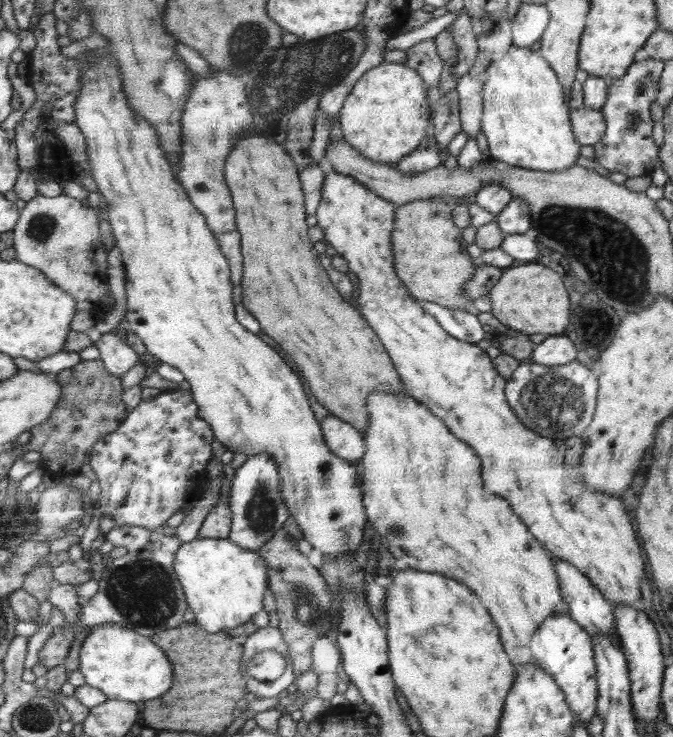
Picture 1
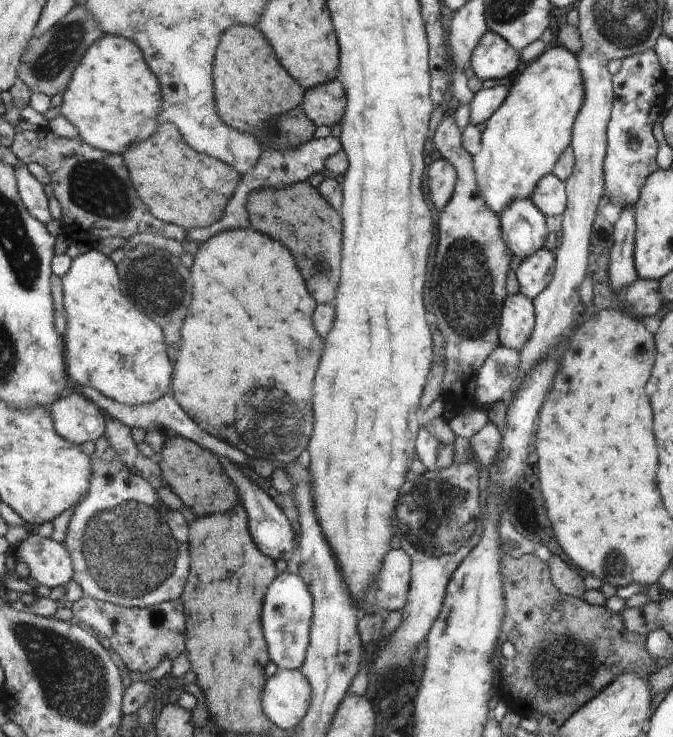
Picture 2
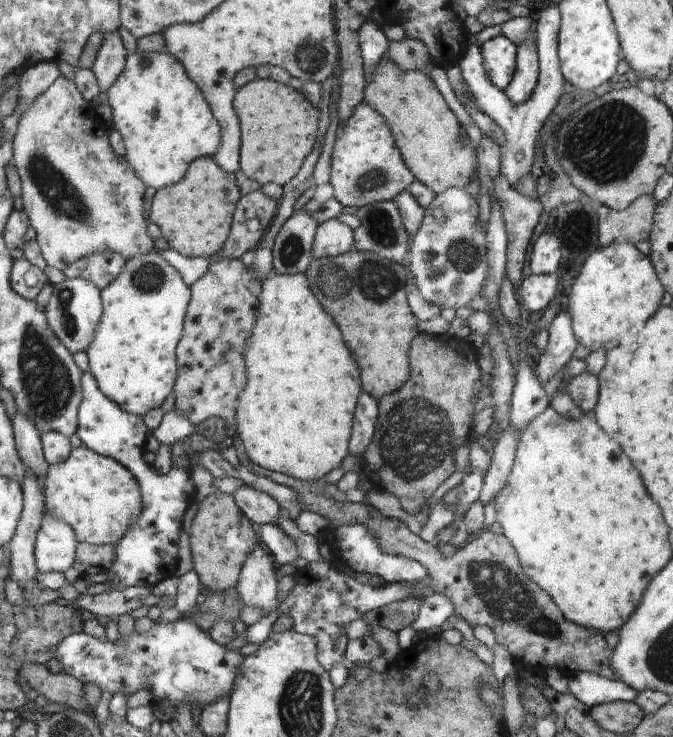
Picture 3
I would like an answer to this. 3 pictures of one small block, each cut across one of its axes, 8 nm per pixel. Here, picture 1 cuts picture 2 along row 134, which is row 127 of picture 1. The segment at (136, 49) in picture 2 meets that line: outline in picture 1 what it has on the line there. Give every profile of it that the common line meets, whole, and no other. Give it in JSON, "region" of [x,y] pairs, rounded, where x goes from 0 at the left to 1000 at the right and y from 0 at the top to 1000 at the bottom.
{"region":[[[135,68],[126,71],[126,73],[128,90],[123,121],[111,144],[114,168],[128,187],[132,217],[138,229],[137,237],[149,254],[150,263],[159,270],[160,301],[166,308],[172,335],[178,338],[184,355],[189,402],[186,441],[208,459],[223,482],[270,505],[275,516],[284,524],[285,535],[291,535],[291,545],[297,545],[297,556],[303,556],[303,567],[309,567],[309,573],[315,573],[315,578],[321,578],[321,594],[325,596],[328,602],[327,612],[361,613],[368,620],[397,613],[409,624],[415,640],[421,682],[426,687],[426,692],[431,692],[434,703],[440,706],[446,719],[449,719],[450,731],[456,733],[465,745],[475,746],[483,757],[501,757],[510,750],[522,752],[539,737],[539,725],[547,722],[541,719],[544,697],[541,697],[541,689],[538,689],[538,676],[535,676],[538,665],[532,659],[532,646],[529,646],[526,630],[505,624],[490,607],[481,602],[483,594],[478,594],[475,575],[467,567],[467,560],[461,554],[452,529],[449,529],[449,521],[446,521],[440,505],[413,483],[410,475],[404,475],[392,461],[386,461],[380,453],[366,448],[355,437],[348,434],[351,429],[348,429],[348,412],[345,412],[340,358],[325,339],[324,328],[315,319],[315,312],[309,311],[306,296],[291,286],[291,282],[282,274],[278,256],[260,242],[256,221],[247,213],[247,208],[238,197],[235,178],[190,140],[190,129],[184,123],[184,111],[175,83],[163,69],[155,76],[149,76],[144,68]]]}

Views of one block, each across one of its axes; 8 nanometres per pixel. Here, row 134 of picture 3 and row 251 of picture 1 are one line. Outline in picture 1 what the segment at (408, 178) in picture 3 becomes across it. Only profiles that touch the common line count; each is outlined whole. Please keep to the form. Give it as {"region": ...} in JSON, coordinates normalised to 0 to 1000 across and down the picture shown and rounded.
{"region":[[[499,232],[483,237],[478,254],[478,271],[470,286],[470,297],[473,297],[471,307],[481,315],[481,330],[492,334],[502,345],[502,353],[508,357],[513,366],[522,372],[529,372],[529,377],[535,379],[533,403],[529,412],[535,415],[535,426],[541,427],[545,437],[557,446],[557,452],[568,461],[569,469],[575,475],[575,480],[581,484],[581,490],[587,495],[587,501],[593,506],[593,512],[599,517],[602,535],[611,536],[612,540],[621,541],[629,547],[642,562],[652,563],[655,569],[663,573],[663,577],[675,586],[678,592],[688,596],[707,612],[707,616],[716,623],[716,647],[718,661],[731,670],[738,670],[746,676],[753,677],[762,692],[771,701],[783,710],[788,720],[807,741],[817,749],[819,753],[848,763],[871,784],[880,788],[880,792],[889,798],[896,806],[896,810],[908,820],[932,820],[942,821],[948,811],[951,811],[951,787],[957,779],[957,760],[951,757],[951,744],[945,735],[945,722],[939,727],[939,711],[933,708],[933,700],[927,695],[927,684],[918,678],[918,673],[909,670],[897,670],[897,668],[886,666],[883,661],[871,661],[866,655],[865,647],[865,619],[866,619],[866,600],[857,592],[847,594],[847,597],[829,598],[819,596],[816,592],[802,590],[798,585],[777,577],[777,571],[761,556],[758,547],[752,539],[753,514],[741,507],[740,501],[734,495],[733,488],[724,482],[724,478],[712,472],[709,467],[697,467],[686,461],[679,461],[675,456],[669,456],[655,442],[642,426],[636,426],[624,411],[617,408],[617,404],[606,396],[605,389],[597,385],[593,379],[591,369],[587,368],[585,336],[581,334],[581,322],[585,316],[587,305],[587,286],[590,281],[587,275],[569,270],[550,255],[545,255],[539,248],[532,248],[522,237],[502,235]]]}

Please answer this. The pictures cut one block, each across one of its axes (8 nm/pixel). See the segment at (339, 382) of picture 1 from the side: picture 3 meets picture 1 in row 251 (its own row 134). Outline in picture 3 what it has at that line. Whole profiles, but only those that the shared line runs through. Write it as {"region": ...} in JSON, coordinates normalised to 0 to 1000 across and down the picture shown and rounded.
{"region":[[[379,107],[354,121],[346,137],[358,175],[357,229],[371,244],[418,252],[443,237],[446,223],[462,209],[473,160],[446,123],[400,107]]]}

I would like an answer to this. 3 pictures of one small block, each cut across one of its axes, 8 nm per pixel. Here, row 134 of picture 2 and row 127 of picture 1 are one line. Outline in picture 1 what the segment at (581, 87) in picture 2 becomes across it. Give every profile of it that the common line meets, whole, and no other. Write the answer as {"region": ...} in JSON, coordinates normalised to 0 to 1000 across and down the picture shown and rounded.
{"region":[[[761,61],[743,81],[724,90],[716,128],[715,176],[725,191],[730,217],[814,233],[847,229],[856,221],[862,193],[853,190],[837,113],[799,66]]]}

